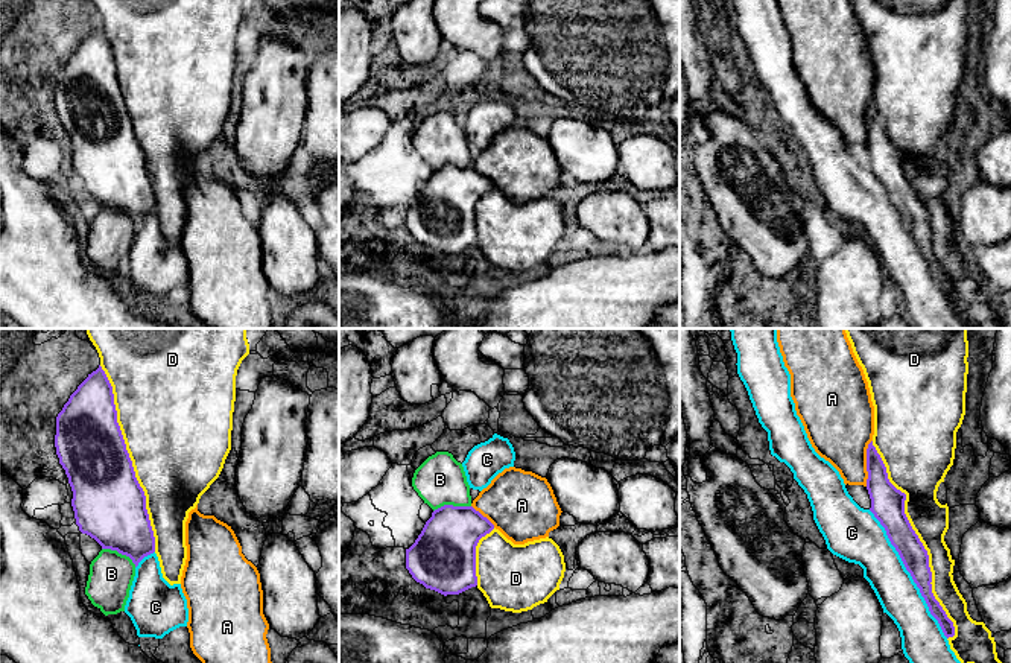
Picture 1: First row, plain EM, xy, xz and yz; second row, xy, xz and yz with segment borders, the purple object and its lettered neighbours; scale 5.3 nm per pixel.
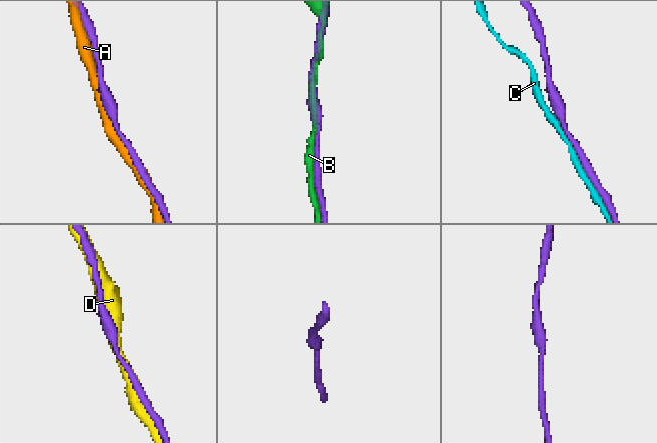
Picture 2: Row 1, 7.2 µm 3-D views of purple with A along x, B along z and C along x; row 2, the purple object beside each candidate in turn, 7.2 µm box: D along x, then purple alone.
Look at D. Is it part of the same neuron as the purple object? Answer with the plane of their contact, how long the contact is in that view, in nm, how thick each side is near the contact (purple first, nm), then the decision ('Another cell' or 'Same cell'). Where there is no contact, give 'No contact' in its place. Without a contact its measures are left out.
Touches purple in yz. Shared border 1100 nm. Thickness 180 nm (purple) against 200 nm. Same cell

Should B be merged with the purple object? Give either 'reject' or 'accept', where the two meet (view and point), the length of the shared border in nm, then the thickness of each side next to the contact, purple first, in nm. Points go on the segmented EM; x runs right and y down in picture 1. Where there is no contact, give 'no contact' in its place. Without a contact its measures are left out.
reject; meets purple in xz at (452, 505); contact 200 nm long; 320 nm thick on the purple side, 260 nm on the other

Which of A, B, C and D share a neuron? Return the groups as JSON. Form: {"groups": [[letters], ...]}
{"groups": [["A"], ["B"], ["C"], ["D"]]}

